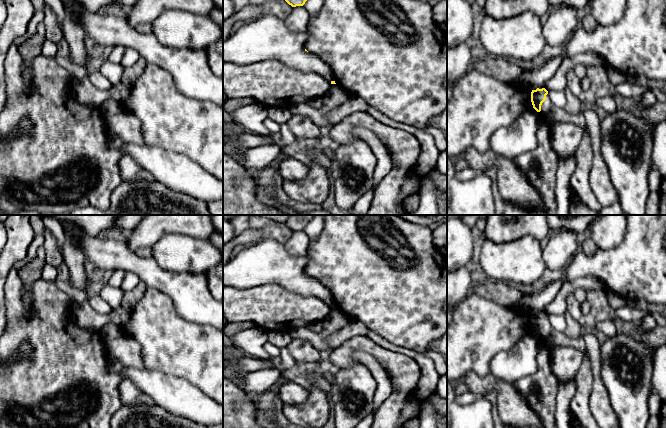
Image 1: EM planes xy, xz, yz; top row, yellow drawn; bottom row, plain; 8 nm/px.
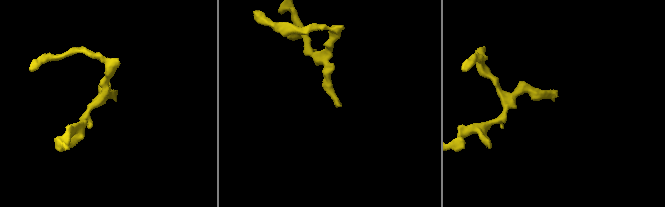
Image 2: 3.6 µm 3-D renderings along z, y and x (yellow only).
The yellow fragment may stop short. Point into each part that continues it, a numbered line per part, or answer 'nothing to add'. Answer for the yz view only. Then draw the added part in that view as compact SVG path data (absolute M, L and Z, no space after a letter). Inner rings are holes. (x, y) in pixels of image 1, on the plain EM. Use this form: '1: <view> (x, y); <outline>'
1: yz (584, 380); M546 319L545 325L541 329L541 335L544 340L550 340L555 346L568 346L580 350L584 359L579 368L576 380L576 392L571 400L571 409L578 420L586 428L600 428L591 414L589 408L589 398L593 387L593 374L591 363L586 353L585 341L582 336L568 337L552 328L549 319Z

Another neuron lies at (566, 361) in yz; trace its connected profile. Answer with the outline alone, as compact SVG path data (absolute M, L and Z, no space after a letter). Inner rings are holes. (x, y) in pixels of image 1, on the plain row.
M555 346L551 352L552 371L559 383L575 379L583 362L584 355L568 346Z

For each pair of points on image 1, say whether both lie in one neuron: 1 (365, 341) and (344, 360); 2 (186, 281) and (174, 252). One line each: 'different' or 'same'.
1: same
2: different

